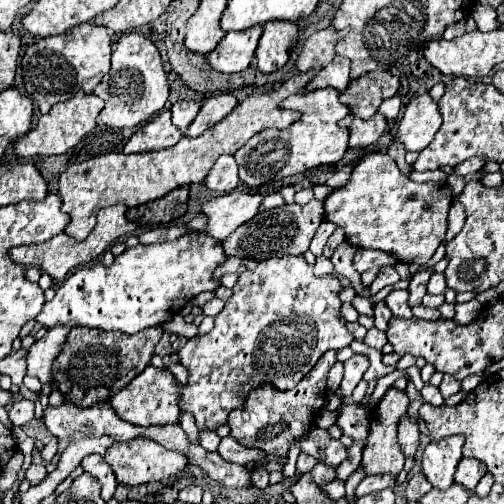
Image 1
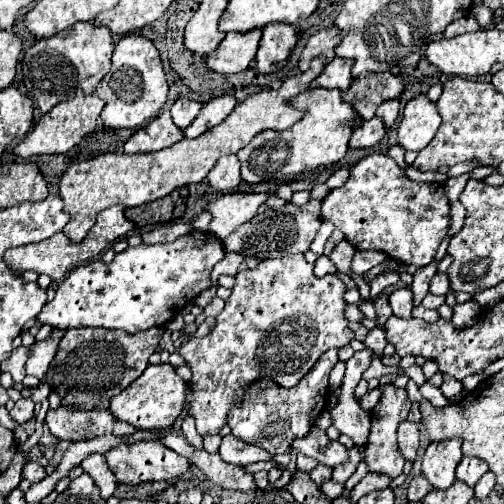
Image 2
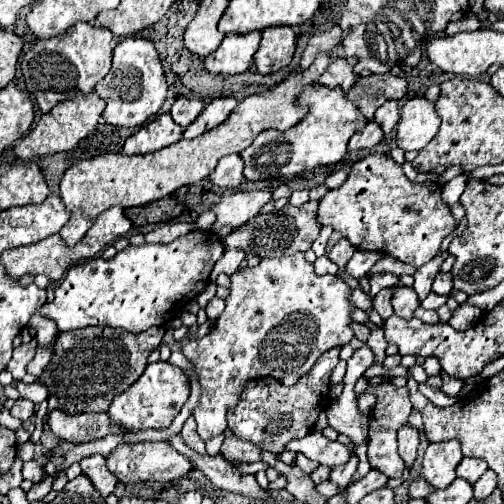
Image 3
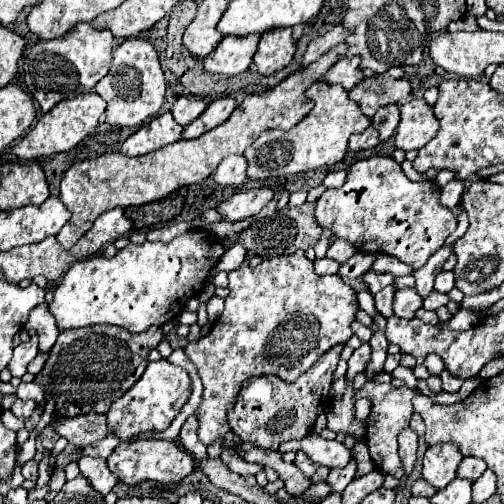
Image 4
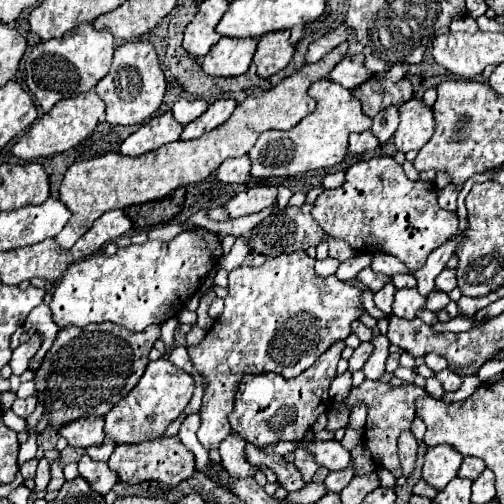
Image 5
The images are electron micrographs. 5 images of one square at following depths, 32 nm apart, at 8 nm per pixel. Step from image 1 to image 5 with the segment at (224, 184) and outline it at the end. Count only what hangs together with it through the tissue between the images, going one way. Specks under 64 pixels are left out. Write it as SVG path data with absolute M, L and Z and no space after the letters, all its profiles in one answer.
M250 156L240 158L228 158L220 164L216 176L224 184L244 184L250 178Z

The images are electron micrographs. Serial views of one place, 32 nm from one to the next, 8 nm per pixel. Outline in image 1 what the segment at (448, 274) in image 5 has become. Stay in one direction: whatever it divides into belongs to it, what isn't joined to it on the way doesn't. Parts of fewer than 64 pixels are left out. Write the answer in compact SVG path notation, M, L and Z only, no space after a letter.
M434 274L432 278L430 278L430 282L428 282L428 292L430 294L444 294L446 292L446 278L444 278L444 274Z

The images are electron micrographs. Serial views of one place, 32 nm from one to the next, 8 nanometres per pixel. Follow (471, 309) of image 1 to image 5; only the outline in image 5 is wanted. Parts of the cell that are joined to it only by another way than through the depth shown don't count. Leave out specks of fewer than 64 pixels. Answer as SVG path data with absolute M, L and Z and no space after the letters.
M456 316L456 318L452 318L452 320L446 322L446 324L438 322L436 326L432 326L432 330L434 330L434 332L464 332L464 330L468 330L470 326L472 326L472 320L466 320L466 318L462 318L462 316Z

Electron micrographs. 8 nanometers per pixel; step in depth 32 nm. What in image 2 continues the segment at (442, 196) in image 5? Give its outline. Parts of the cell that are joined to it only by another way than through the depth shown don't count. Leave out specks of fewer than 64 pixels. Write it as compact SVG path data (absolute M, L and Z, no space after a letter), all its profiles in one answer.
M464 174L456 178L451 178L446 181L445 192L450 203L458 201L460 194L463 192L468 180L470 179L470 174Z

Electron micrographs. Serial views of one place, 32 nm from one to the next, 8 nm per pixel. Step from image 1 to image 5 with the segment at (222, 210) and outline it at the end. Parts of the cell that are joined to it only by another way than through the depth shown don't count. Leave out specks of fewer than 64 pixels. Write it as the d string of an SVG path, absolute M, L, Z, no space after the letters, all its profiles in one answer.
M254 186L236 194L230 202L226 202L224 208L228 210L230 218L240 218L270 208L276 202L276 198L278 198L276 186Z

